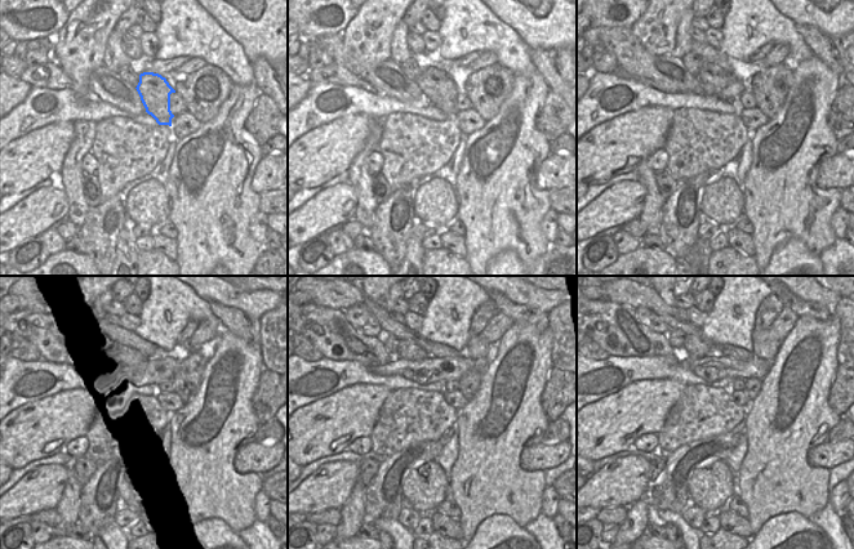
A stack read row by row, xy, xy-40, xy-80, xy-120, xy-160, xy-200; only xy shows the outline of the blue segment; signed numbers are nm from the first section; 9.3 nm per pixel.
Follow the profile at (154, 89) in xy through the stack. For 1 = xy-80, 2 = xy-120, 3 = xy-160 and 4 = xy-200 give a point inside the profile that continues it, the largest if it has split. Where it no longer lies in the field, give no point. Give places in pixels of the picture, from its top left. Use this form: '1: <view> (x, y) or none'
1: xy-80 (729, 88)
2: xy-120 (123, 353)
3: xy-160 (407, 349)
4: xy-200 (697, 347)

